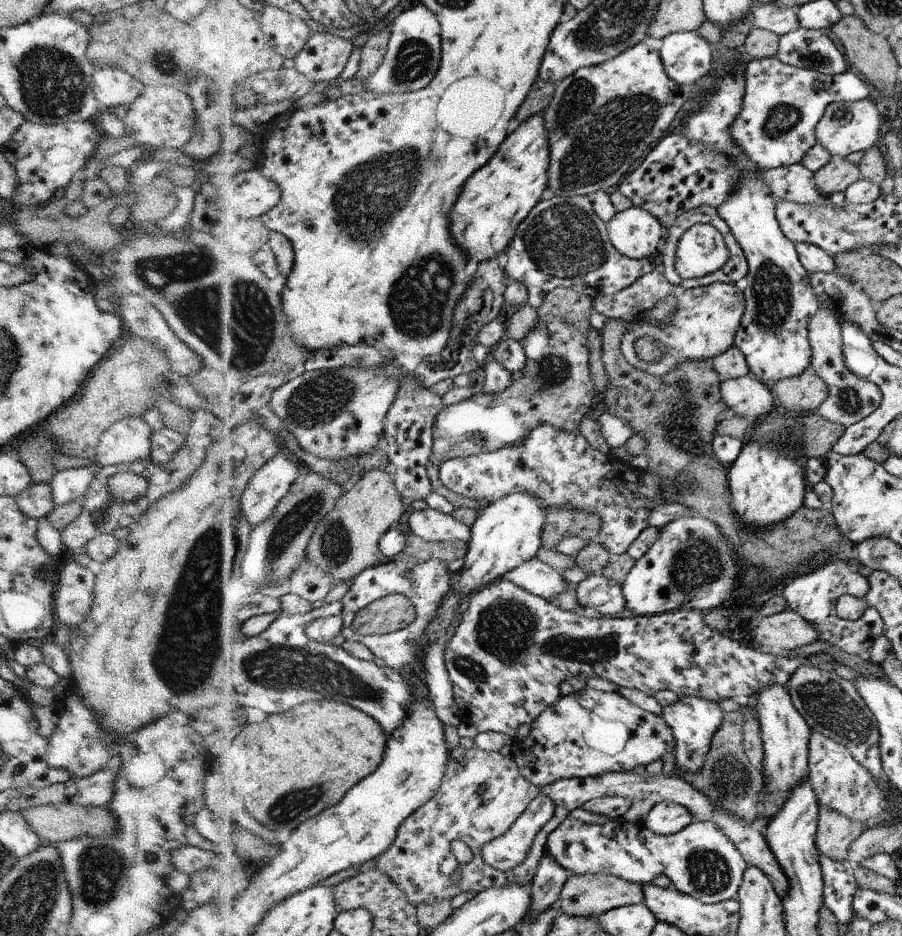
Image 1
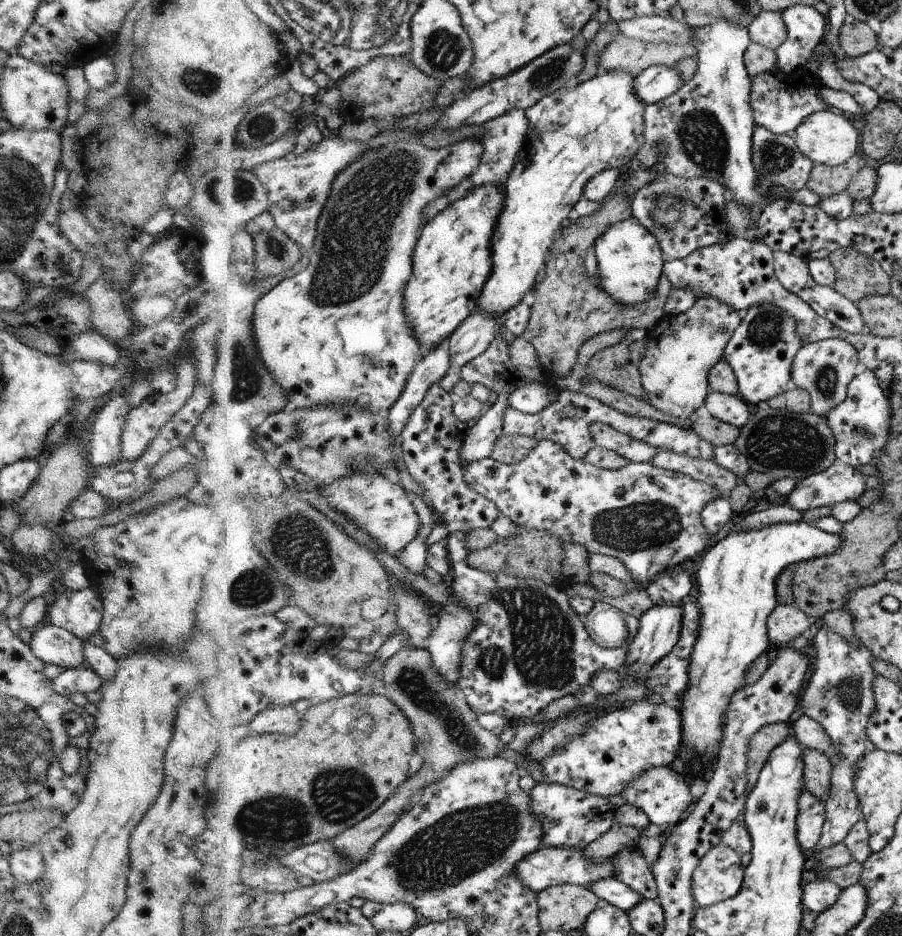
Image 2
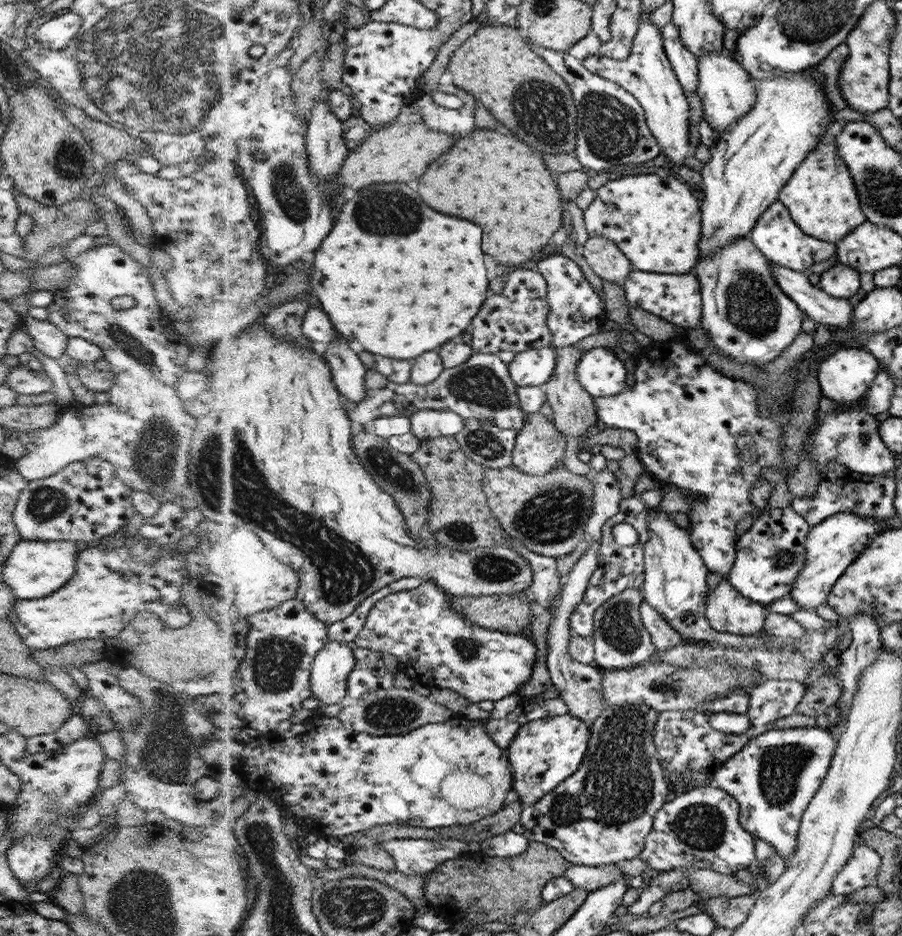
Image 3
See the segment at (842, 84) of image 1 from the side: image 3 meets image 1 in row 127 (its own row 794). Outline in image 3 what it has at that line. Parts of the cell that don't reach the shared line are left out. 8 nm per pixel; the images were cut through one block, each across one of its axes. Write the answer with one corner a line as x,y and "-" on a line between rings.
802,727
787,729
770,729
756,735
748,744
736,752
713,775
716,788
727,791
740,804
742,827
755,840
766,842
777,854
786,861
794,857
799,848
798,836
802,817
824,784
837,748
836,739
828,728

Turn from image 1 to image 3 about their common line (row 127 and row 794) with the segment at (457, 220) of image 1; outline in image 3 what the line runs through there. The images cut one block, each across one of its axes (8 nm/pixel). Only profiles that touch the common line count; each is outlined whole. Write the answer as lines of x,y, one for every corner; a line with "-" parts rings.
569,712
521,725
512,744
506,749
506,754
513,766
513,789
524,807
540,801
552,789
573,777
588,752
590,736
590,724

